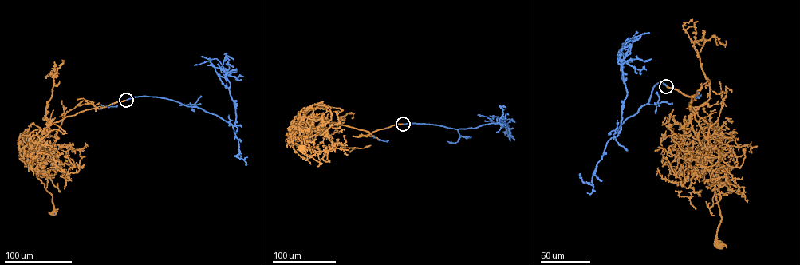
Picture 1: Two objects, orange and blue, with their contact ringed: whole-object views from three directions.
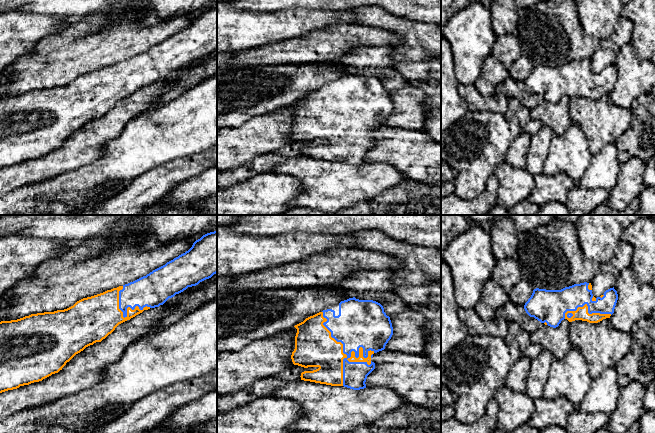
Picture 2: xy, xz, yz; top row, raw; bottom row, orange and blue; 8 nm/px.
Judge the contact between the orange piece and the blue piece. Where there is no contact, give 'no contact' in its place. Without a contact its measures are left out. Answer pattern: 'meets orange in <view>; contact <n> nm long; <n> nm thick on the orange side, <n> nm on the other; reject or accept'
meets orange in xz; contact 600 nm long; 50 nm thick on the orange side, 380 nm on the other; accept

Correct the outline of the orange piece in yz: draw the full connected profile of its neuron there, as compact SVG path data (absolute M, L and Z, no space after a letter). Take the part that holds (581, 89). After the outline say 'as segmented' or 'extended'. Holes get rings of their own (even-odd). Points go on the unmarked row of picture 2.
M584 58L561 66L536 64L525 79L524 85L530 93L534 93L541 99L556 104L564 95L569 98L582 96L589 99L598 99L603 95L610 94L614 89L617 76L618 70L614 63L606 66L600 73L595 74L592 70L591 59Z; extended

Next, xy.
M217 6L203 11L192 23L165 41L133 58L83 74L73 82L54 88L31 90L23 94L0 98L0 169L17 165L58 149L76 130L96 118L101 118L115 104L144 86L159 83L188 63L211 54L217 49Z; extended

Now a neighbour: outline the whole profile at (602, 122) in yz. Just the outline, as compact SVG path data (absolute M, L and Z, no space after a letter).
M609 94L598 99L575 96L570 98L570 116L580 125L594 155L625 133L631 125L632 111L615 105Z

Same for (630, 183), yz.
M632 157L621 164L619 178L607 200L611 208L625 210L635 198L639 198L645 187L644 170L645 162L638 157Z

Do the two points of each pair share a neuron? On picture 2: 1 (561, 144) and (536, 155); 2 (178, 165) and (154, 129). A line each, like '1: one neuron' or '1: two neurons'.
1: two neurons
2: two neurons

